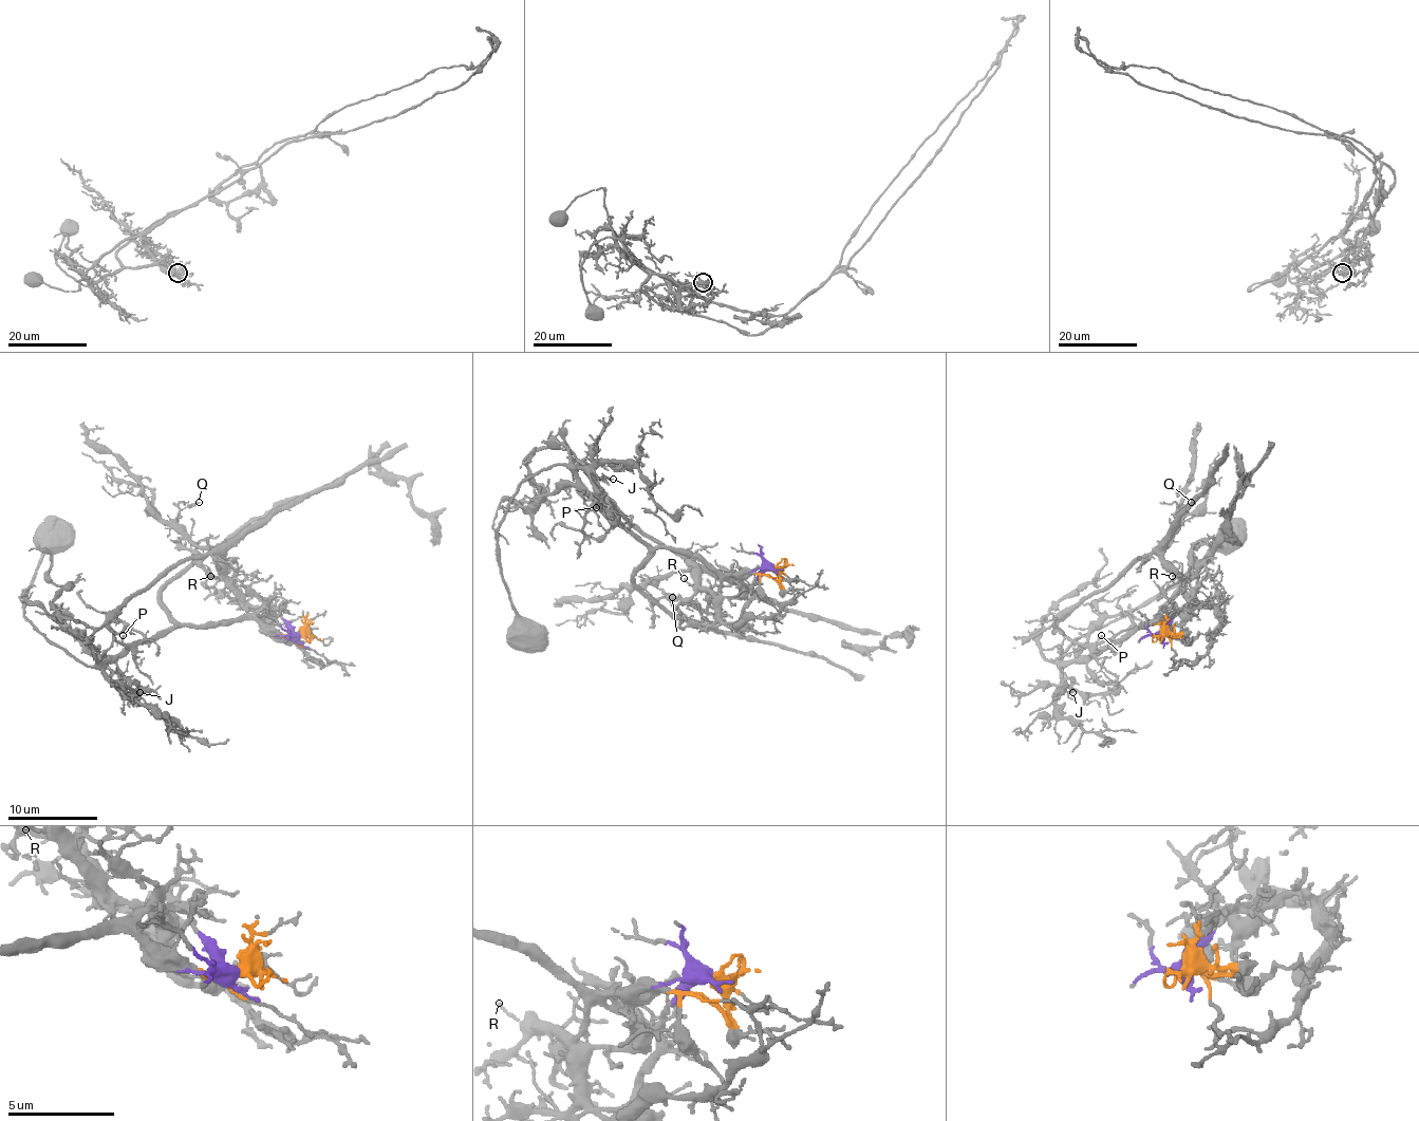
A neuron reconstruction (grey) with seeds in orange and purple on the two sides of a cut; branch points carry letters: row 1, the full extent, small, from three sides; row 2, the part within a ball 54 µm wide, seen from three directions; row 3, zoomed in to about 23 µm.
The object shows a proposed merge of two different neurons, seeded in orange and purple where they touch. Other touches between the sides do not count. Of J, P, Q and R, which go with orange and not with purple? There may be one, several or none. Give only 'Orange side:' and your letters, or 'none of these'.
Orange side: J

